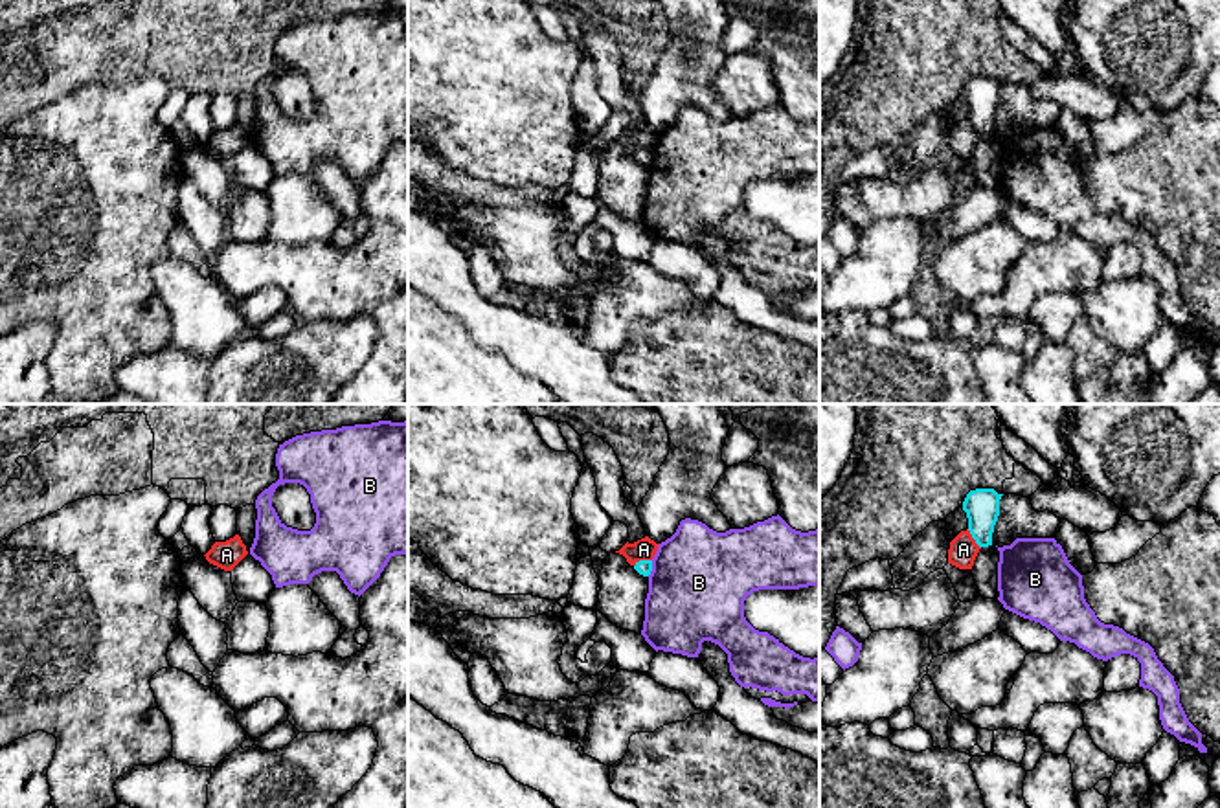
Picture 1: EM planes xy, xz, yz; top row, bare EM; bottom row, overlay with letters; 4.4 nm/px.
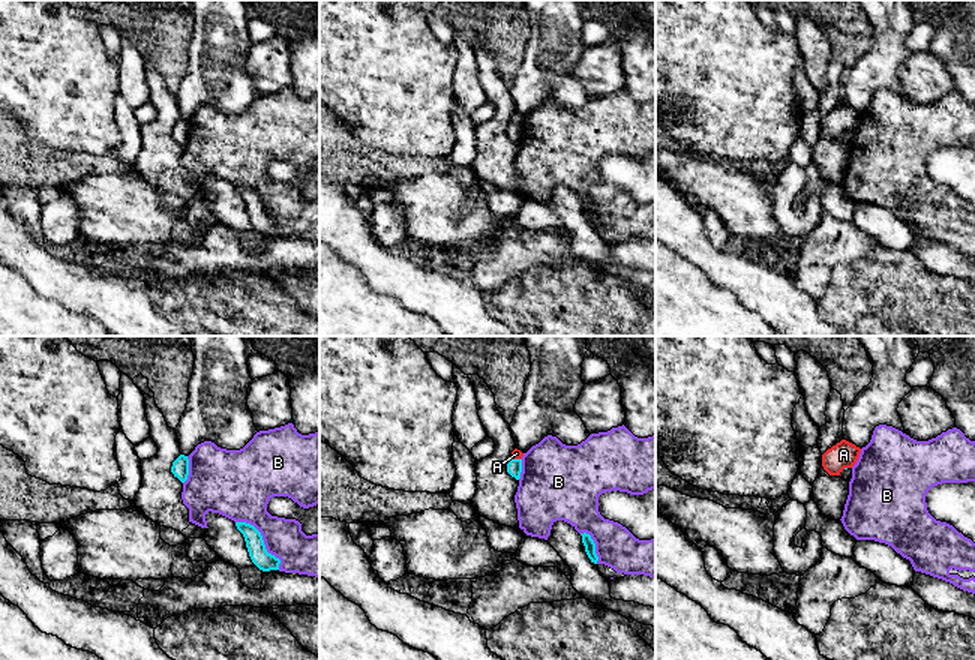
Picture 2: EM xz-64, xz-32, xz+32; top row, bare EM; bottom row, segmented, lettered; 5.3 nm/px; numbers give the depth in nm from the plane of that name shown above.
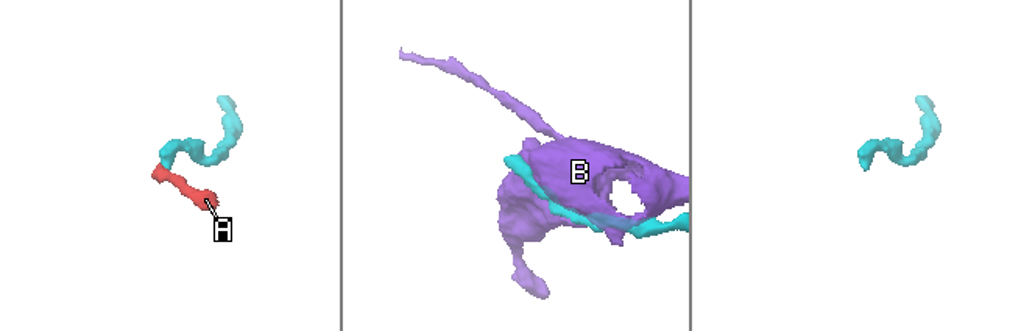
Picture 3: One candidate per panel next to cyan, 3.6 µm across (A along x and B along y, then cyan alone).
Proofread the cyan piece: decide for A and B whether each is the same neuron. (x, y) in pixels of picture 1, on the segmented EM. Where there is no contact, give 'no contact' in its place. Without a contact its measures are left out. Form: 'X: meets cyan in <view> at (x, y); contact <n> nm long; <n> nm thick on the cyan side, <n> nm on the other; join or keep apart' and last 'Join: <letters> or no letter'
A: meets cyan in xz at (642, 561); contact 90 nm long; 70 nm thick on the cyan side, 100 nm on the other; keep apart
B: meets cyan in xz at (651, 568); contact 80 nm long; 70 nm thick on the cyan side, 440 nm on the other; keep apart
Join: no letter

